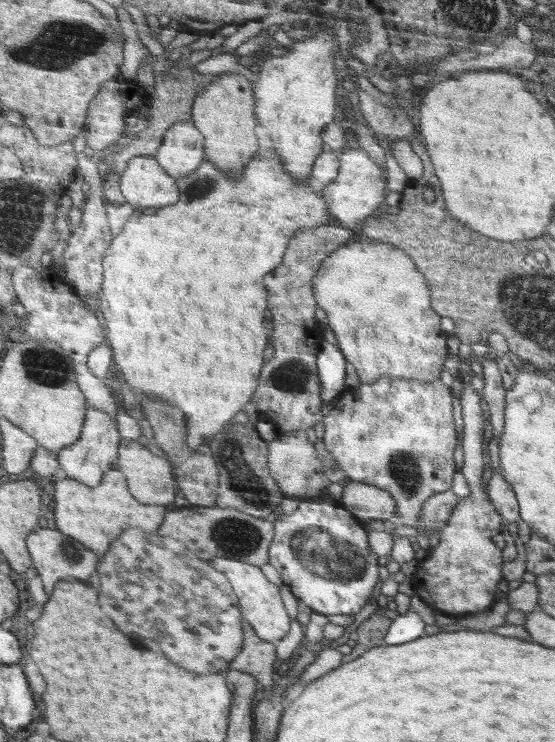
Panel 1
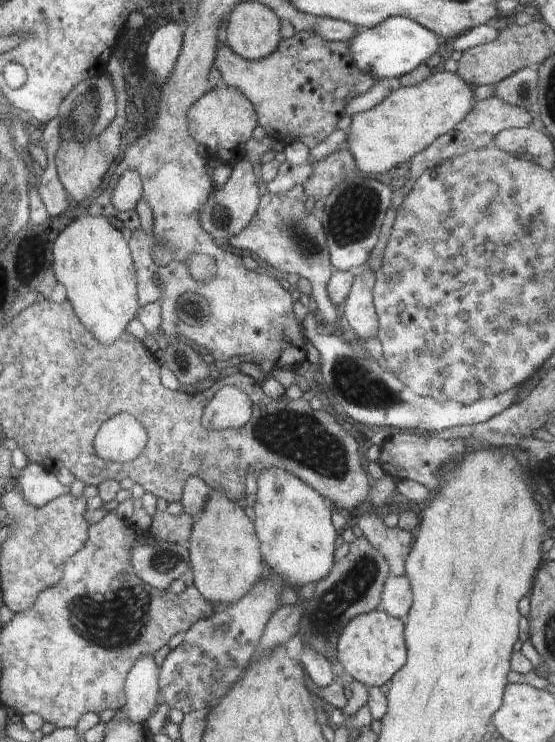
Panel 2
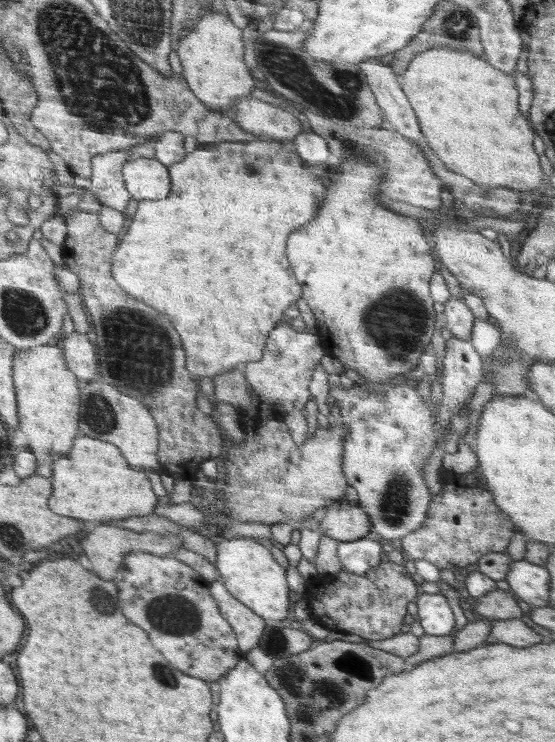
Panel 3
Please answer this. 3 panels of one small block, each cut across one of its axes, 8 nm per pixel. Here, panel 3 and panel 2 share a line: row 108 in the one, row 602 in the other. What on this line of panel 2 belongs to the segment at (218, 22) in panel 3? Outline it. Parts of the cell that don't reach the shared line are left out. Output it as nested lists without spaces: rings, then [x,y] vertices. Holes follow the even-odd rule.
[[[211,491],[203,511],[194,519],[188,542],[191,552],[193,583],[202,596],[215,608],[224,608],[236,602],[258,584],[262,574],[261,544],[256,538],[252,522],[244,510],[238,508],[224,491]]]

